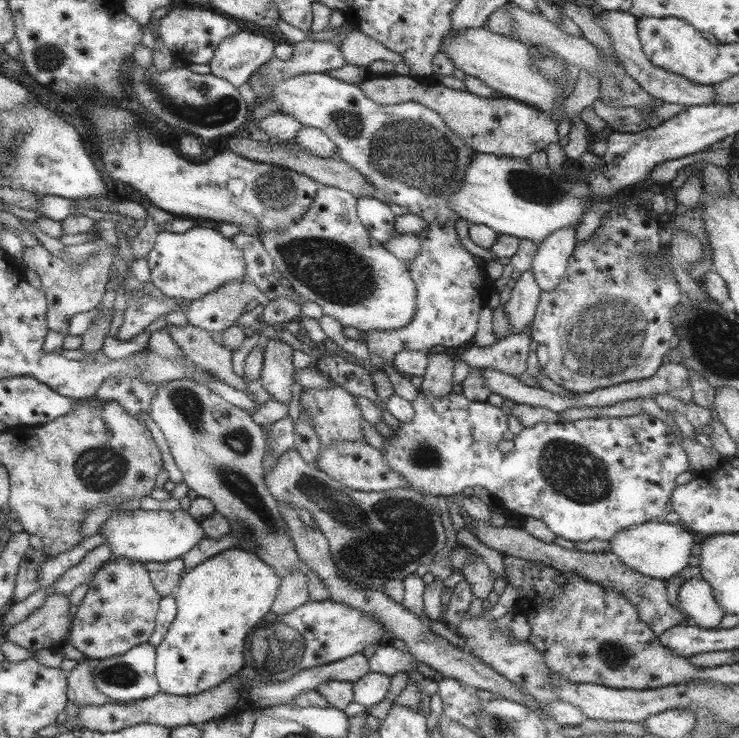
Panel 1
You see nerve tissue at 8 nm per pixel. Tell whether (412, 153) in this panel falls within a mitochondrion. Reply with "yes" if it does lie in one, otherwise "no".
yes

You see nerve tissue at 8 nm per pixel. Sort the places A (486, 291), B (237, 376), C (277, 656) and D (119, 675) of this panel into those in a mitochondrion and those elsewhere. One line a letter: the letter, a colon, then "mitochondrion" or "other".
A: other
B: other
C: mitochondrion
D: mitochondrion

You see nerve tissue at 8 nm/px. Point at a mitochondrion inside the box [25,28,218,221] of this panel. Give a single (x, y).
(48, 58)

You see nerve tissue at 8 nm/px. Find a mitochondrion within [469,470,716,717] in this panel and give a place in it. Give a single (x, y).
(616, 656)

